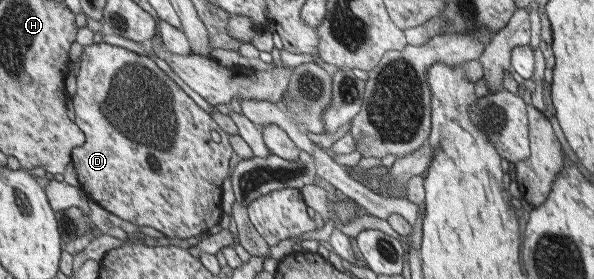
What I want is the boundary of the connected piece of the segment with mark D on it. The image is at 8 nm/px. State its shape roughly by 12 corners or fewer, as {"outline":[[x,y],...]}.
{"outline":[[84,46],[90,201],[170,239],[222,220],[229,135],[152,58]]}

